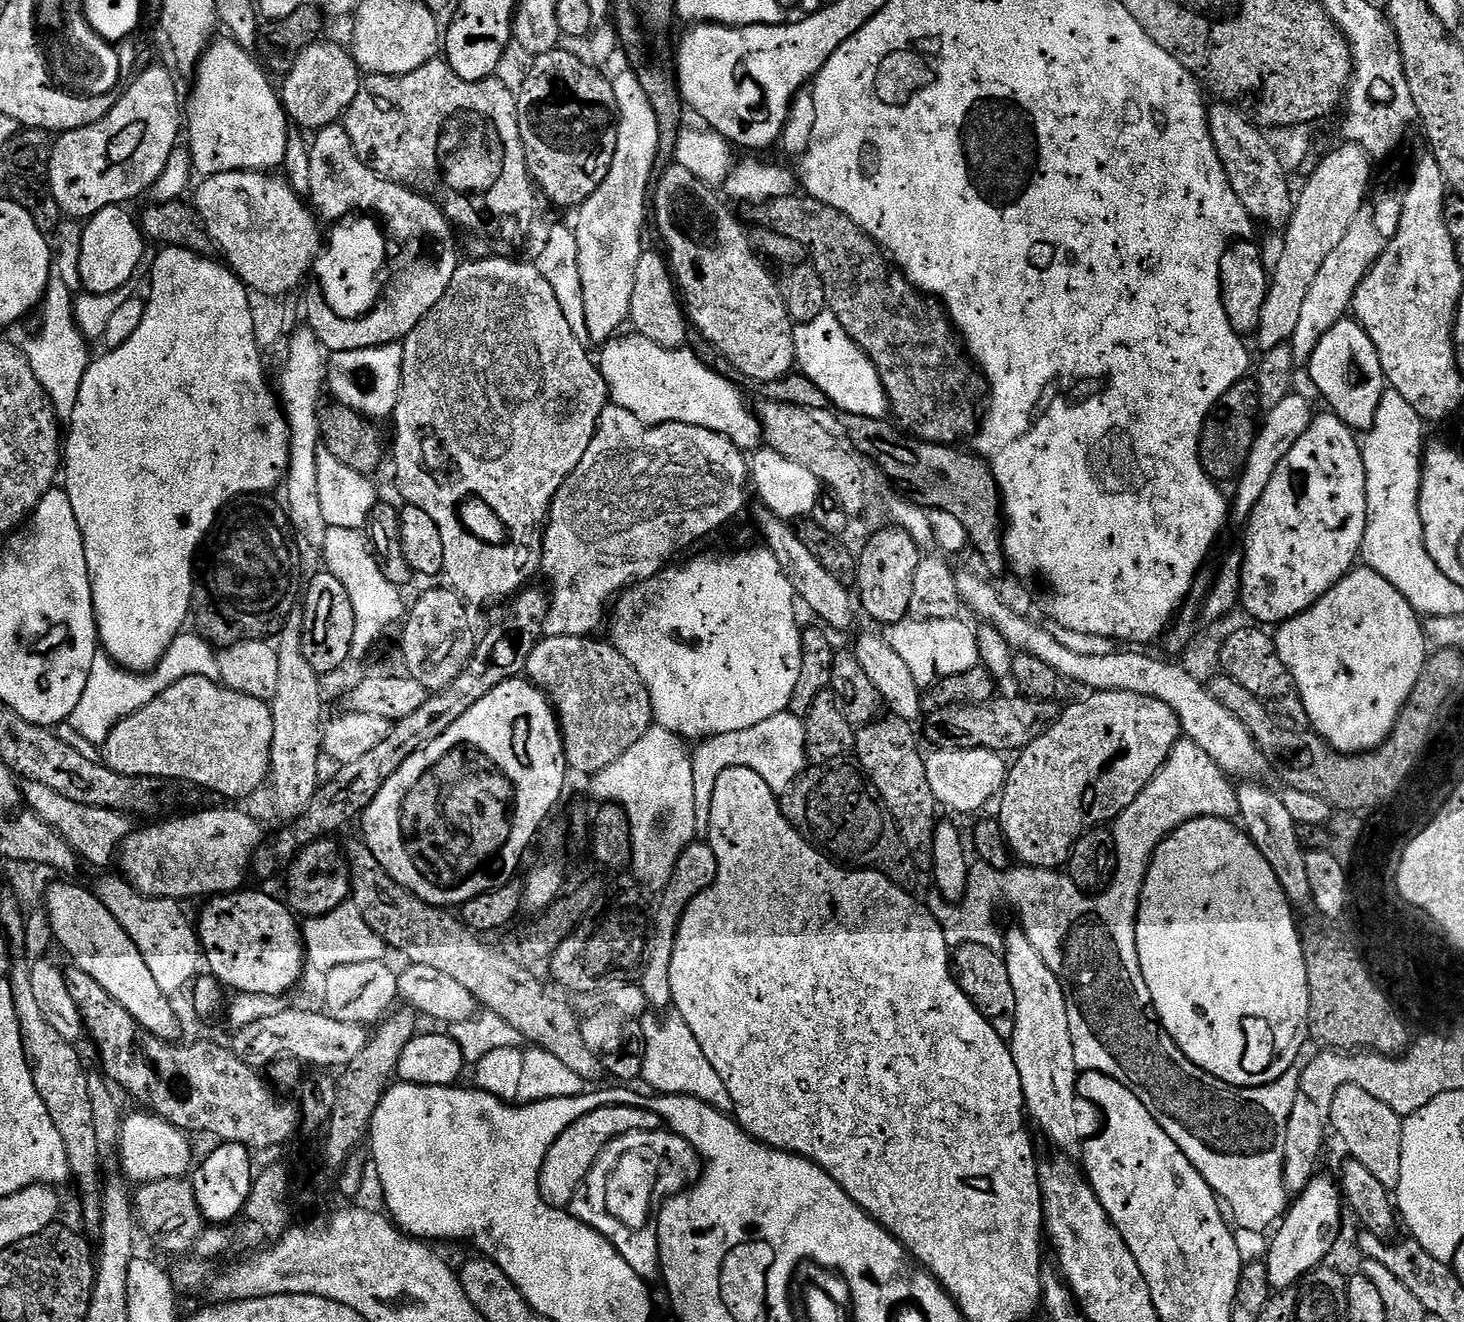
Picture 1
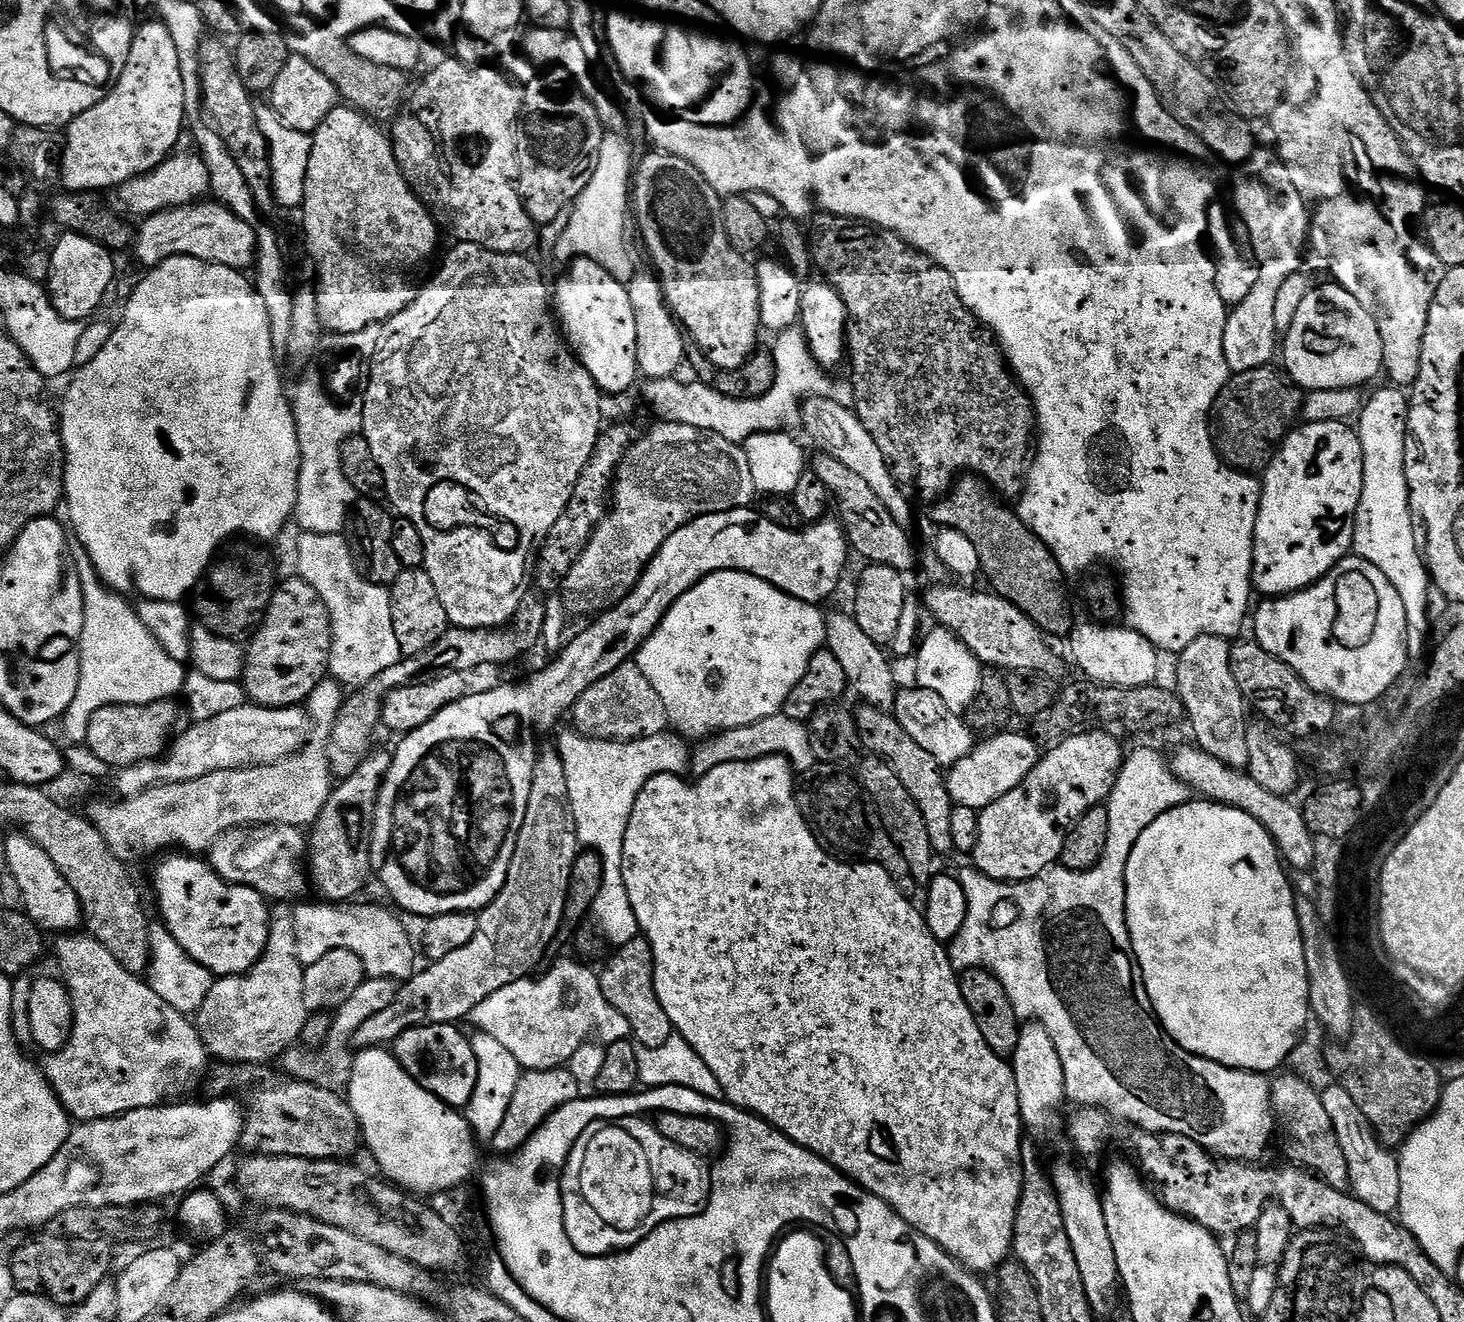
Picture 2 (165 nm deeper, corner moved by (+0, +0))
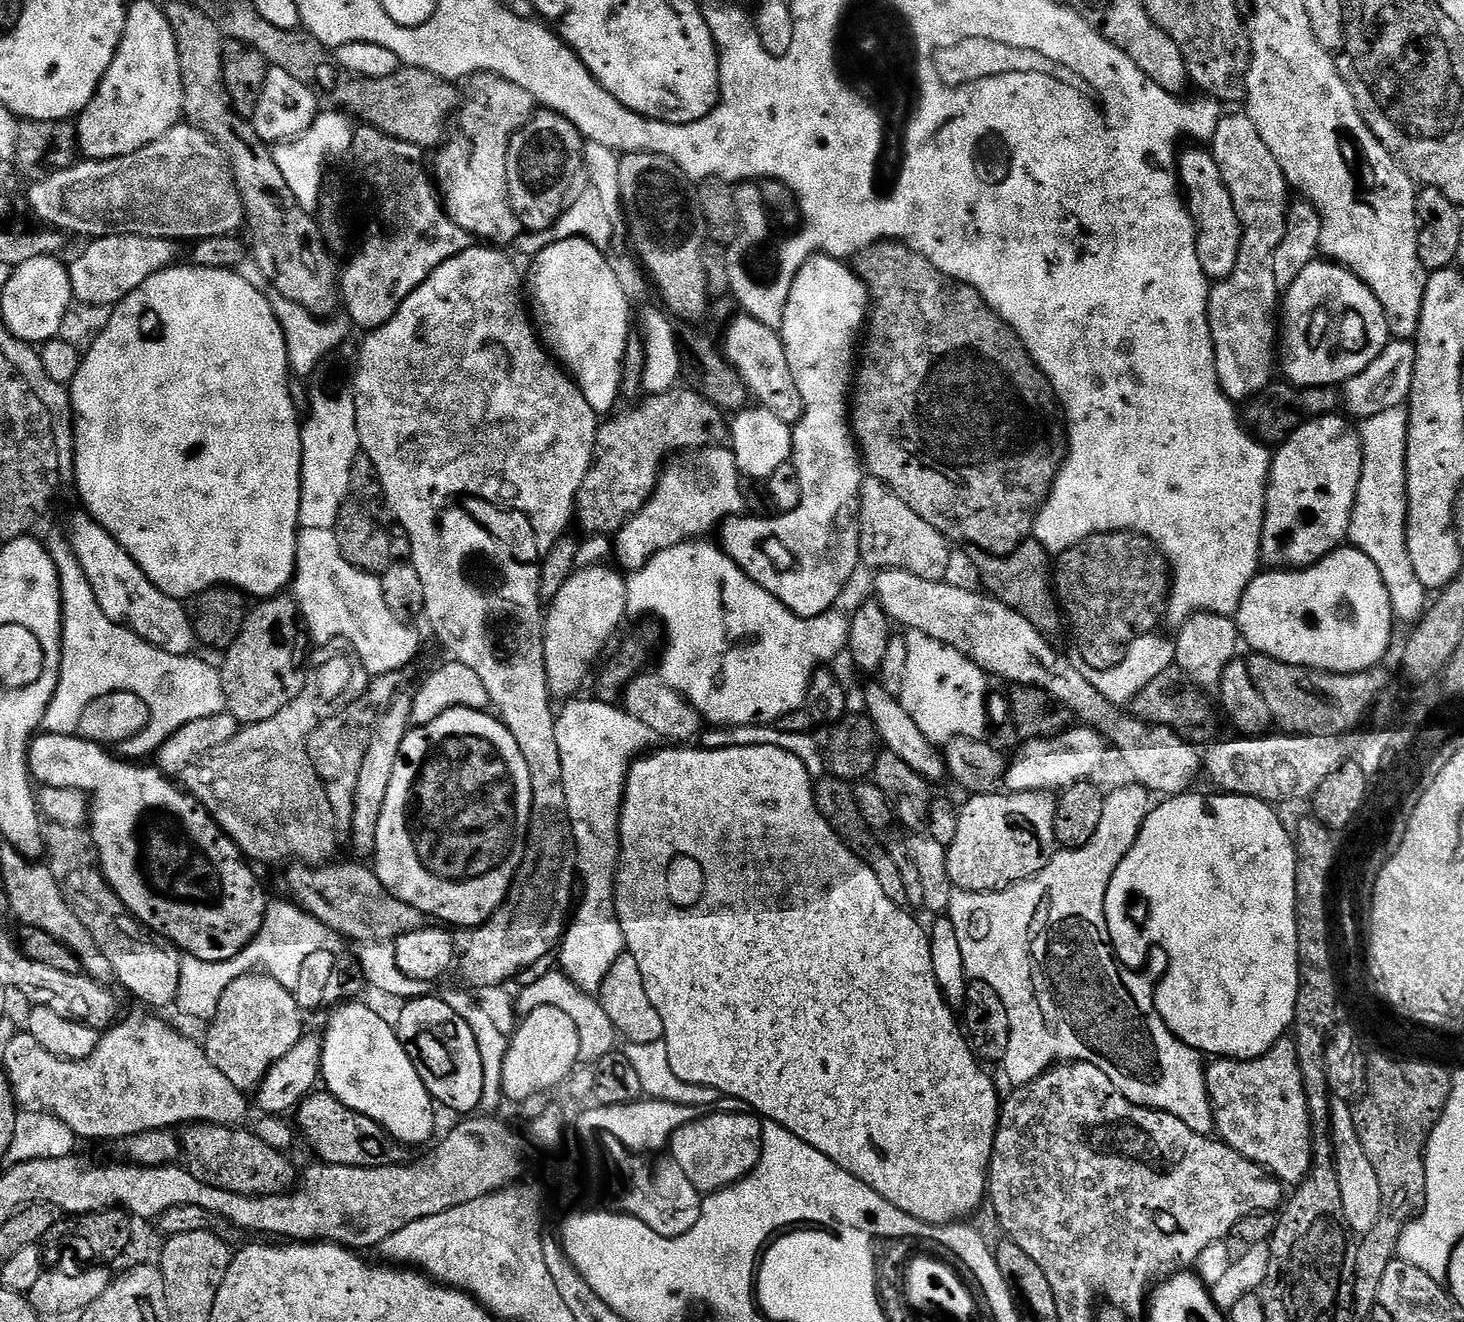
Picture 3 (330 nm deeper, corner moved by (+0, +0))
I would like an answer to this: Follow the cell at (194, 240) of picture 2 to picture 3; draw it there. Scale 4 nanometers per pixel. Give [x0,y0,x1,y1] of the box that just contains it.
[68,236,177,306]

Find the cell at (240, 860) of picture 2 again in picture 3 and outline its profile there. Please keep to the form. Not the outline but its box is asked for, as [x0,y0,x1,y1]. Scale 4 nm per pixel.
[288,862,426,946]

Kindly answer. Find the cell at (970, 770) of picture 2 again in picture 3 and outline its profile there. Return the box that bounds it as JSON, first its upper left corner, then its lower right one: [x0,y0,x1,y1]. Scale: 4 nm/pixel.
[1003,727,1104,792]

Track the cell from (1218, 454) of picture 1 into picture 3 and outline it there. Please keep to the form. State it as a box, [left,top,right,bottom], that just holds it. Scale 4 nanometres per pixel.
[1242,382,1342,446]

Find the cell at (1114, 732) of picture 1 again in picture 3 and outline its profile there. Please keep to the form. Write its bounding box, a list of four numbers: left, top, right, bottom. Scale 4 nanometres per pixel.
[946,790,1057,892]

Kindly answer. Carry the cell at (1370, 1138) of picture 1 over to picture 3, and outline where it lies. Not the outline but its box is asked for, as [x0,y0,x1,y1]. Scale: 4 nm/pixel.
[1330,1098,1382,1234]

